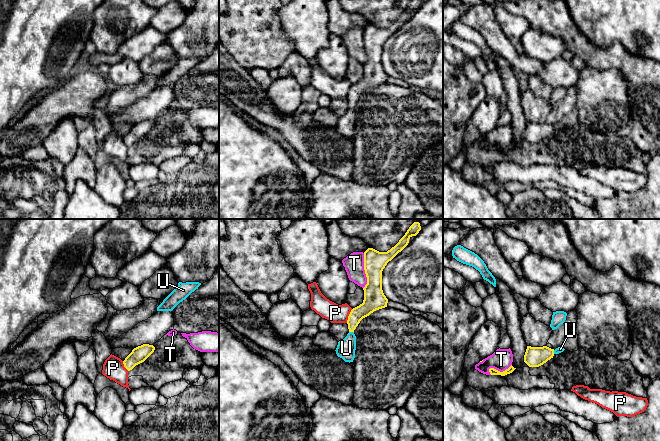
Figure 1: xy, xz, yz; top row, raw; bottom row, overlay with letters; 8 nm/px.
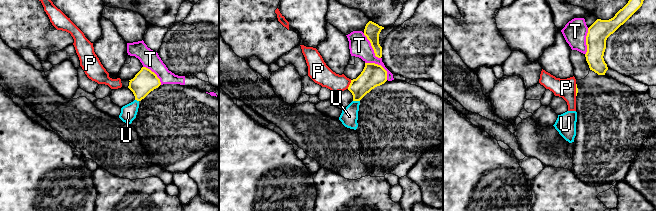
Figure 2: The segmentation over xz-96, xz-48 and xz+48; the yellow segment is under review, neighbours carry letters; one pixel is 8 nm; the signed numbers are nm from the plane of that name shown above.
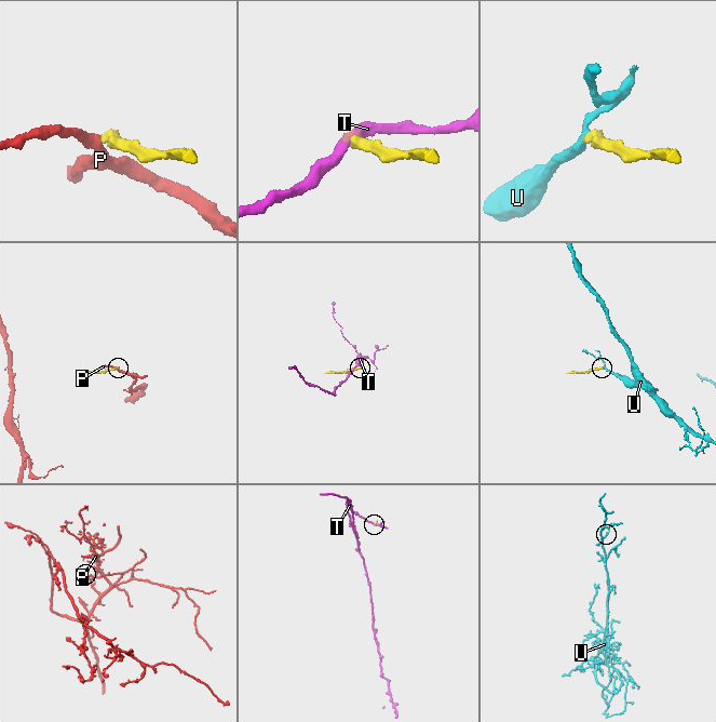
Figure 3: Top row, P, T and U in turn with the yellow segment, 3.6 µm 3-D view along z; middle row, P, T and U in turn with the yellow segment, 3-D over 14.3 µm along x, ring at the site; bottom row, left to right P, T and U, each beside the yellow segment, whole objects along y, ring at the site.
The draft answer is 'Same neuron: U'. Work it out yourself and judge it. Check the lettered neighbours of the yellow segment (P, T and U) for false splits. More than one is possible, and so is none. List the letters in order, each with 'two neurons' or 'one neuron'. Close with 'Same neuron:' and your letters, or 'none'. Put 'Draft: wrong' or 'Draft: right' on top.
Draft: right
P: two neurons
T: two neurons
U: one neuron
Same neuron: U

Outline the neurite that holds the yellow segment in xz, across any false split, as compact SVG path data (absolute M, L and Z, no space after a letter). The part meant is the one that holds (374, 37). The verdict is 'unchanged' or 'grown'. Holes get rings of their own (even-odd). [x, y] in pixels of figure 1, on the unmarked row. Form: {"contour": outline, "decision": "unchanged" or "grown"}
{"contour": "M412 0L399 18L387 28L379 28L368 24L364 28L364 46L367 60L363 64L364 76L359 82L353 84L348 92L349 109L338 118L336 130L345 138L353 138L356 126L356 112L354 106L360 97L376 86L387 83L388 75L382 66L382 47L389 37L401 28L409 19L412 12L421 6L420 0Z", "decision": "grown"}

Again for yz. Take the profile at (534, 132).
{"contour": "M527 122L527 125L524 131L524 138L529 143L539 143L544 139L546 139L551 134L553 134L555 130L559 130L564 126L565 125L562 122L556 124L555 126L547 122L543 122L543 123Z", "decision": "grown"}

